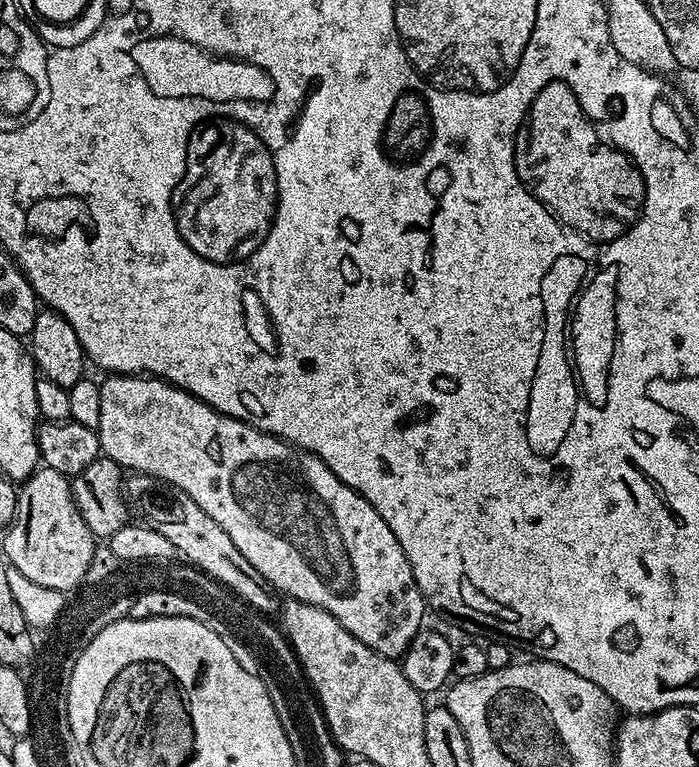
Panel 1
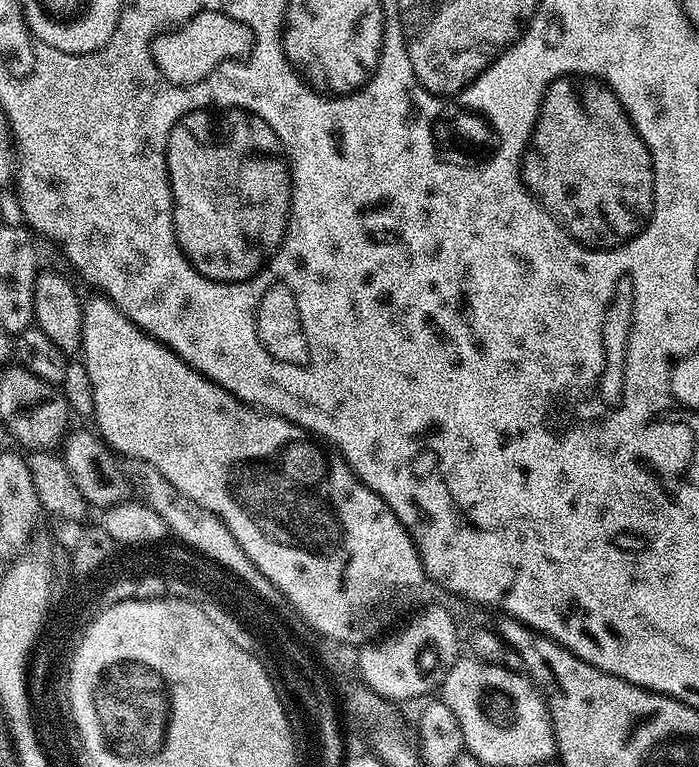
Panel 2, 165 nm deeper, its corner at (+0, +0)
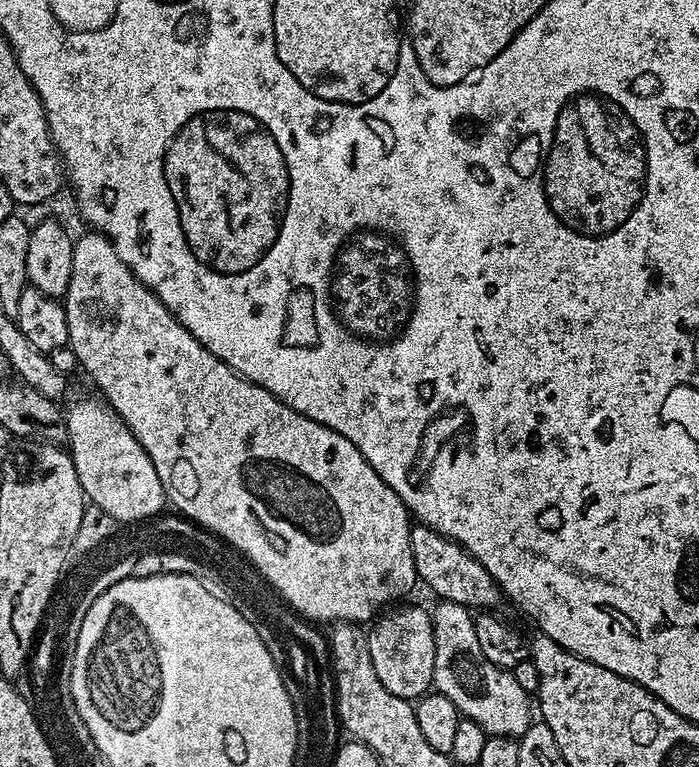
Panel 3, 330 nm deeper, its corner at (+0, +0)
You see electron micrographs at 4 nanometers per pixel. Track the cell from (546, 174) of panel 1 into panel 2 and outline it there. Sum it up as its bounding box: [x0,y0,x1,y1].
[522,74,654,250]

